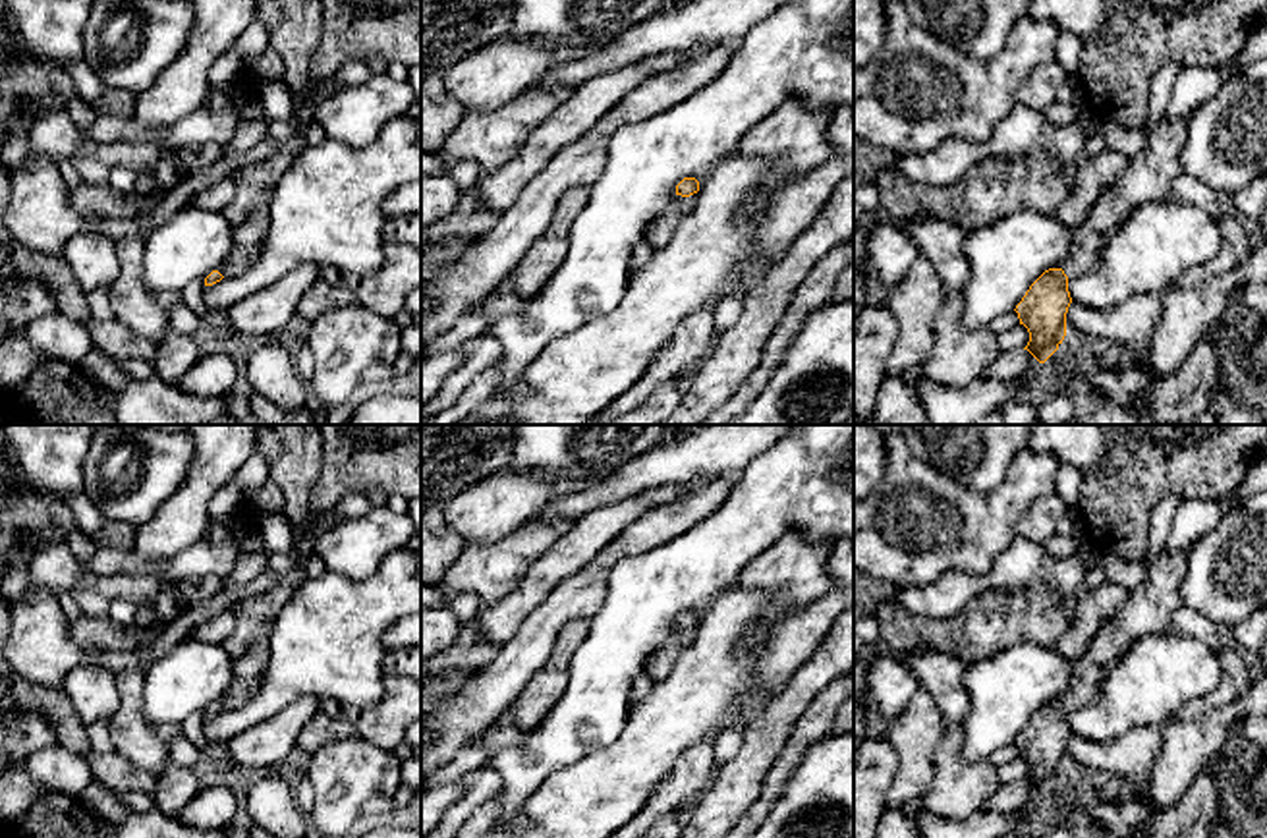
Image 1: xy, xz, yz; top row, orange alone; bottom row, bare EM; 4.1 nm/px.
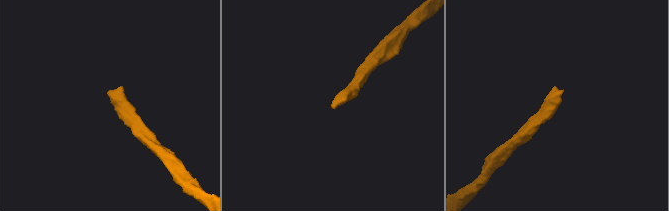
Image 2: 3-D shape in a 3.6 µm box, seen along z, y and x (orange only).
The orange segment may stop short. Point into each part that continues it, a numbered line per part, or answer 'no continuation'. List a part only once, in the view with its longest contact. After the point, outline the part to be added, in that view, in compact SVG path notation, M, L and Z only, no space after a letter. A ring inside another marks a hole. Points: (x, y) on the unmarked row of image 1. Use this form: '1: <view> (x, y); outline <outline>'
1: xz (659, 663); outline M697 626L690 629L676 628L666 641L662 641L645 660L645 672L651 682L664 680L674 666L676 656L688 647L697 633Z

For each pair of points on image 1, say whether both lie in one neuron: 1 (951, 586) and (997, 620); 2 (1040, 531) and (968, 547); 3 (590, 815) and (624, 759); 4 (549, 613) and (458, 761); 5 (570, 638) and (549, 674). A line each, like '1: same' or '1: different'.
1: different
2: different
3: same
4: different
5: same

